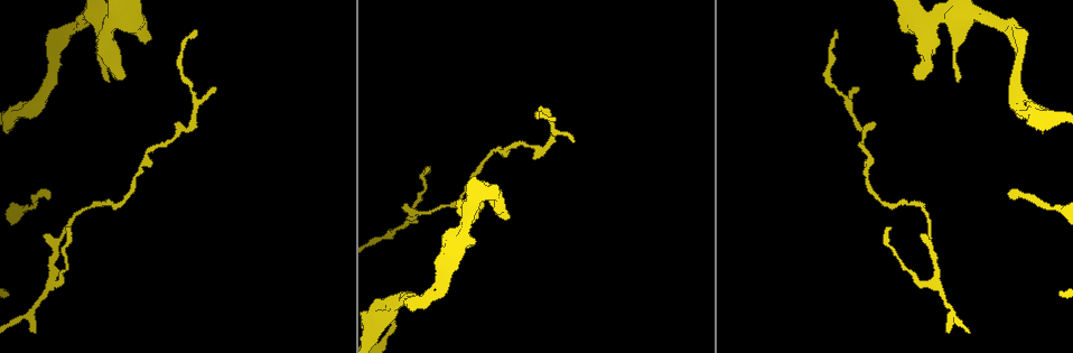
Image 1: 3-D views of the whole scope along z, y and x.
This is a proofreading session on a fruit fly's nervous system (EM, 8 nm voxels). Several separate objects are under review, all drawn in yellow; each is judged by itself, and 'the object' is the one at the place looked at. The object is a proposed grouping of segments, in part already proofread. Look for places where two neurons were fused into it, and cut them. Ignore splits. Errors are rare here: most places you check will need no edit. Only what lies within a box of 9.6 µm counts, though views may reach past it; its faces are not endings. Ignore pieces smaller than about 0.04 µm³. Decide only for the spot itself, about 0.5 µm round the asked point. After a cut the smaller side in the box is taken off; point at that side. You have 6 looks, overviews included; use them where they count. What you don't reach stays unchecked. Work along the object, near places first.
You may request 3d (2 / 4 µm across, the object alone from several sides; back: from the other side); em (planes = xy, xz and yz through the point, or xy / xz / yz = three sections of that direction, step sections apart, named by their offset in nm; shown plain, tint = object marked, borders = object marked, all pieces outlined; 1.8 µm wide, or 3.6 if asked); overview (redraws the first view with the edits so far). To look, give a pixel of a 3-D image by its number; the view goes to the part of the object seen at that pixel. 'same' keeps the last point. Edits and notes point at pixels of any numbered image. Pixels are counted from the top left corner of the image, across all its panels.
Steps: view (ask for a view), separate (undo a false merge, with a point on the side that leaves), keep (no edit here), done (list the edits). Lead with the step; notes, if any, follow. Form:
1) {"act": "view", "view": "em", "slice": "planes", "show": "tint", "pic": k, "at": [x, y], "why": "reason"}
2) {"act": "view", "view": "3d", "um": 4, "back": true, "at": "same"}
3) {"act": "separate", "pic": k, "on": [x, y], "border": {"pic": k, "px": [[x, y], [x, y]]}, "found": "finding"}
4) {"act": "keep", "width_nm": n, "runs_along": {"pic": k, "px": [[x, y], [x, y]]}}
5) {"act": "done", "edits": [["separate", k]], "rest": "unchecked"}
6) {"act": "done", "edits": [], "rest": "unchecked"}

{"act": "view", "view": "em", "slice": "planes", "show": "tint", "pic": 1, "at": [902, 16], "why": "abrupt turn"}

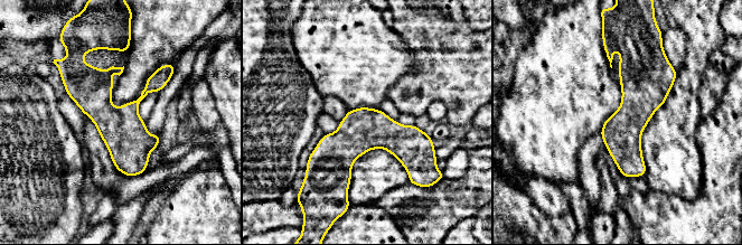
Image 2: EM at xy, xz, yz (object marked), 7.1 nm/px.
{"act": "keep", "runs_along": {"pic": 2, "px": [[74, 68], [127, 138], [140, 170]]}, "found": "continuous, no second neuron"}

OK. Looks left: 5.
{"act": "view", "view": "3d", "um": 2, "pic": 1, "at": [195, 97], "why": "narrows sharply"}

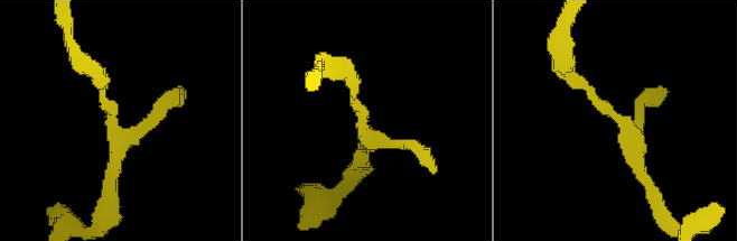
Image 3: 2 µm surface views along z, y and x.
{"act": "view", "view": "em", "slice": "planes", "show": "borders", "pic": 3, "at": [623, 126], "why": "shape alone is not enough"}

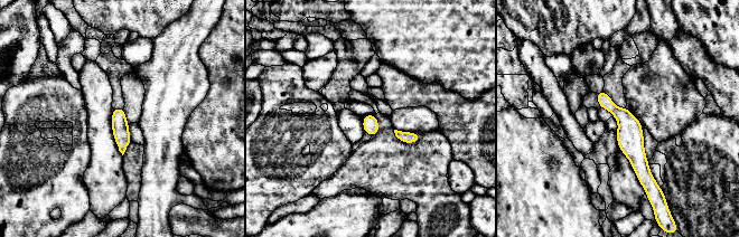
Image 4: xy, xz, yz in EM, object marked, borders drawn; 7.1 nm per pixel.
{"act": "keep", "runs_along": {"pic": 4, "px": [[599, 94], [627, 122], [645, 182]]}, "found": "one neuron here"}

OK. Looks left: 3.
{"act": "view", "view": "em", "slice": "planes", "show": "tint", "pic": 1, "at": [1023, 41], "why": "sharp bend"}

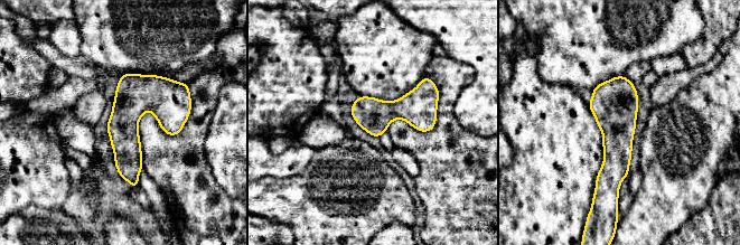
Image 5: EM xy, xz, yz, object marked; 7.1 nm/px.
{"act": "keep", "found": "all the same neuron"}

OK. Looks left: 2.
{"act": "done", "edits": [], "rest": "unchecked"}

